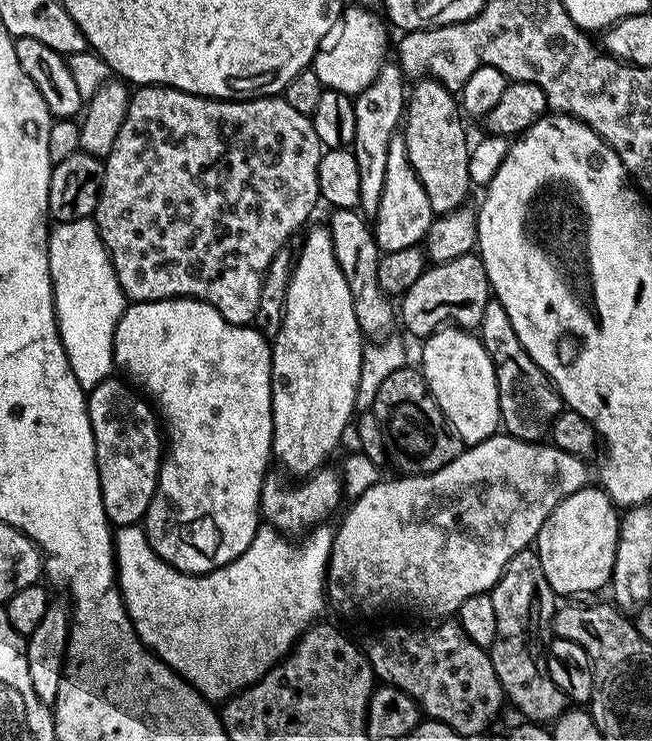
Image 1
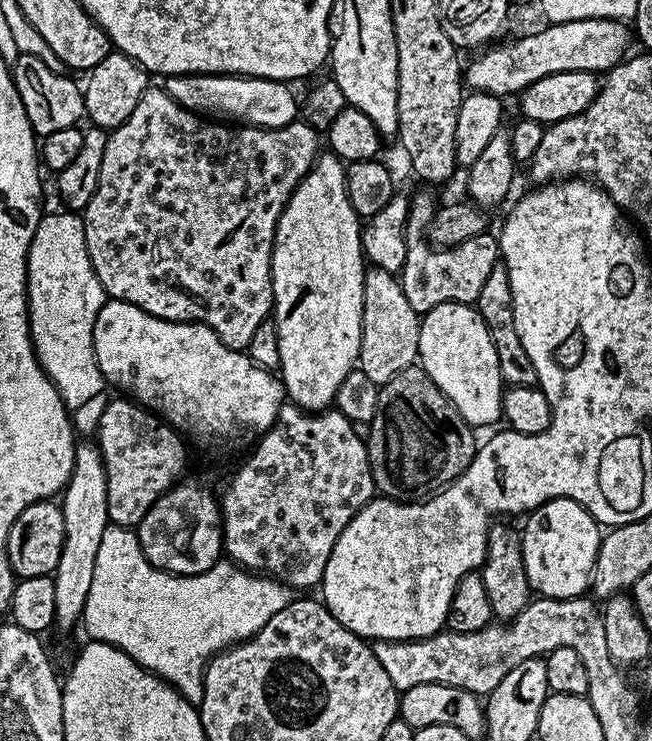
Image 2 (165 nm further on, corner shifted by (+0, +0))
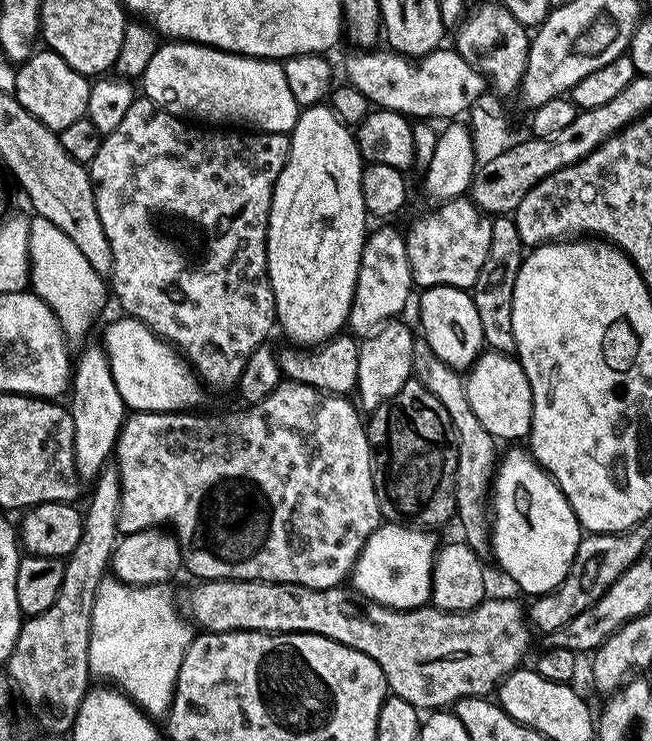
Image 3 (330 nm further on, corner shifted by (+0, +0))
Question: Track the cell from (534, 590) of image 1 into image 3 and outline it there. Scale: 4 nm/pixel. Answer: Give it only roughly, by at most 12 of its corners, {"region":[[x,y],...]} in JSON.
{"region":[[417,339],[412,375],[456,433],[455,519],[492,556],[498,441],[478,422],[465,377]]}

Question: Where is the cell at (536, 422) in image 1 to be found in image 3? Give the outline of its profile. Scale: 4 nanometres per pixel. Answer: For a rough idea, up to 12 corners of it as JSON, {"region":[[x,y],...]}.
{"region":[[511,215],[492,220],[470,289],[485,345],[515,353],[514,282],[526,245]]}

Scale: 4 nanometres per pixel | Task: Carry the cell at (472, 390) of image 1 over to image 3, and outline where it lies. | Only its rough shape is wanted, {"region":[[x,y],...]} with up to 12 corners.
{"region":[[463,288],[420,296],[422,339],[457,370],[485,351],[482,321]]}

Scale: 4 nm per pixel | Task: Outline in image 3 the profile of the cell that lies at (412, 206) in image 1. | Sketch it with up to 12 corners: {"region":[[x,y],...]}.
{"region":[[367,233],[347,327],[367,338],[408,304],[405,233]]}

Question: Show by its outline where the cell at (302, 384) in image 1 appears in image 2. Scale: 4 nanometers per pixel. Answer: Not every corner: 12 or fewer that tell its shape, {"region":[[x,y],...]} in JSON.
{"region":[[345,161],[280,215],[272,299],[287,399],[335,401],[360,358],[366,257]]}

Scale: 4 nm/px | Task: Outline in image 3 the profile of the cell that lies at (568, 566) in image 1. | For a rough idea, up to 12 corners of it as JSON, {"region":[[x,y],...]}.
{"region":[[531,451],[492,481],[492,556],[535,598],[564,581],[582,539]]}

